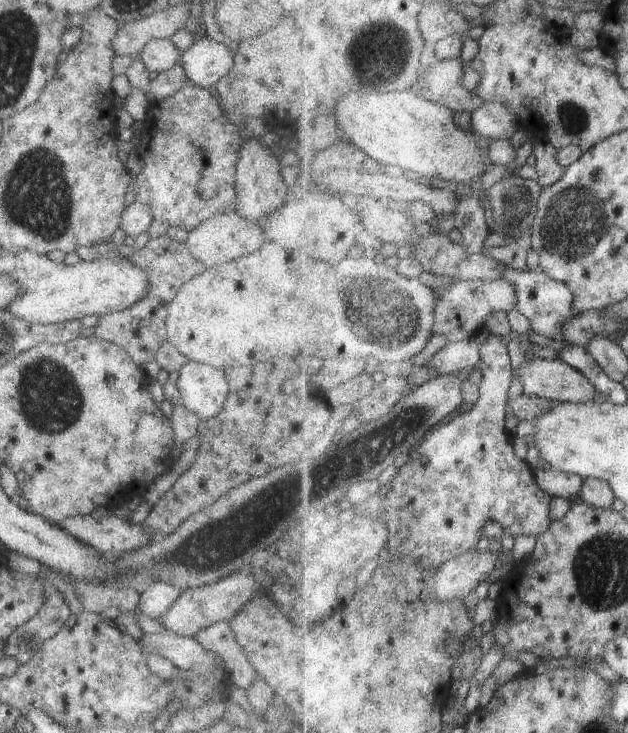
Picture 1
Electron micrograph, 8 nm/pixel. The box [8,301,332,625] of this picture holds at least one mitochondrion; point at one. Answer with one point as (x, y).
(49, 392)

